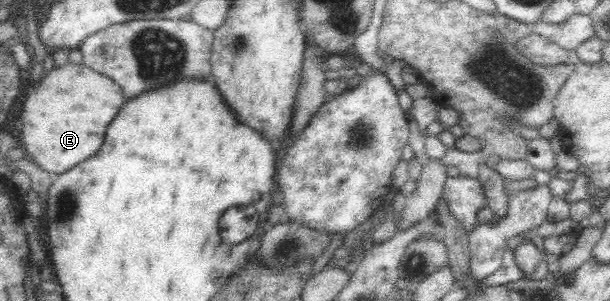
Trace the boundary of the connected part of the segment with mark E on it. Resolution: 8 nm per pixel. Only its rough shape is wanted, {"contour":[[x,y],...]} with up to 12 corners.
{"contour":[[82,63],[32,86],[27,157],[53,176],[100,151],[126,102]]}

